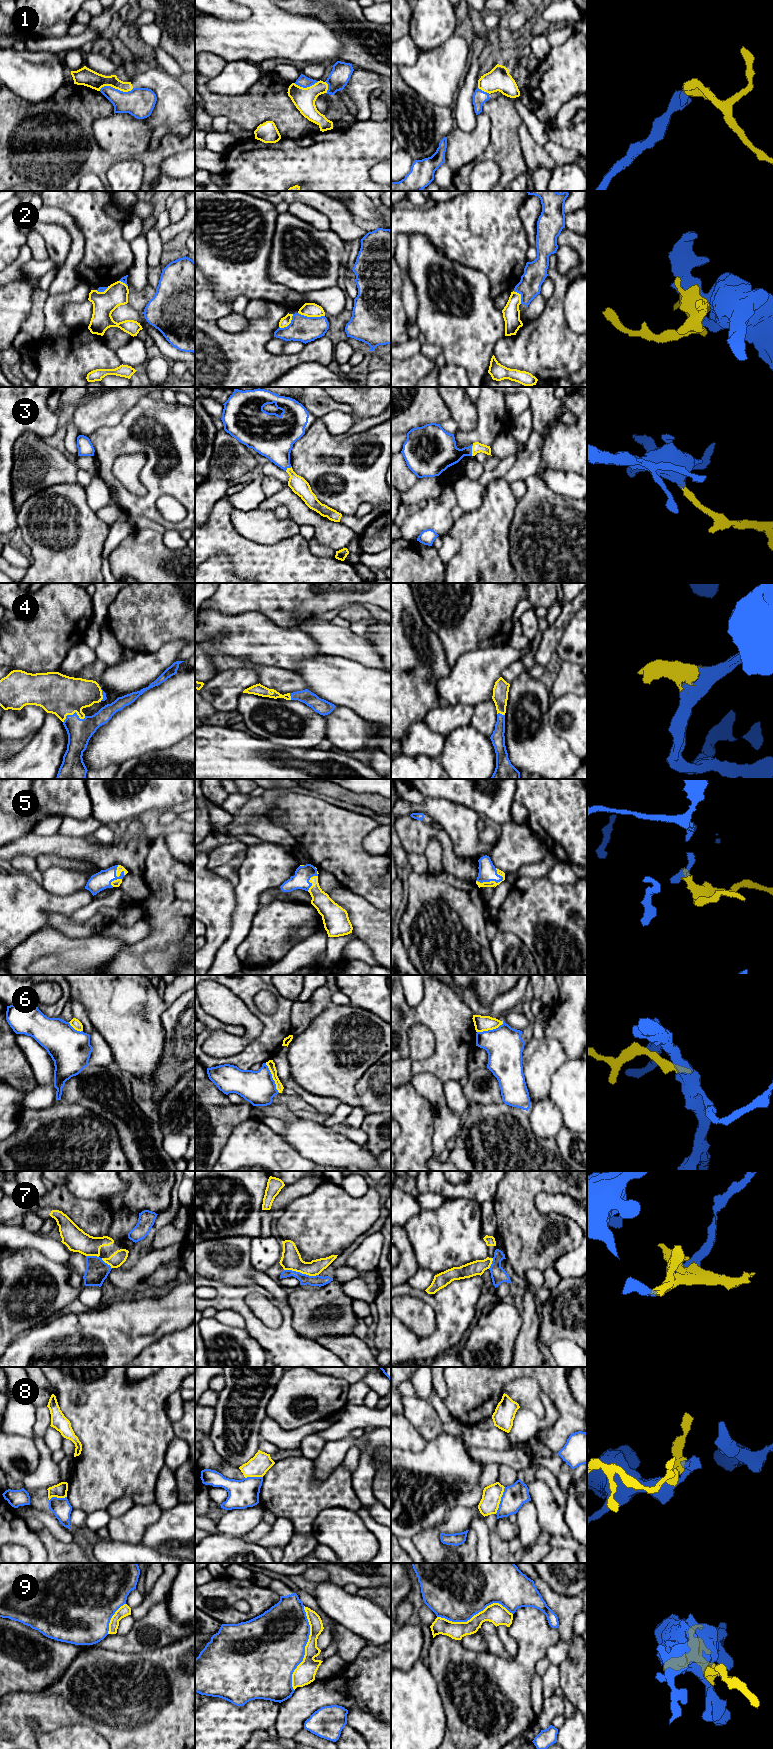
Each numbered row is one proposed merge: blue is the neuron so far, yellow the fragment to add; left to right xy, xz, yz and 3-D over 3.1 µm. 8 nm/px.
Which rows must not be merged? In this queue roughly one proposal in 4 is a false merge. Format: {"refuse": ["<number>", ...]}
{"refuse": ["1", "2", "6", "8", "9"]}

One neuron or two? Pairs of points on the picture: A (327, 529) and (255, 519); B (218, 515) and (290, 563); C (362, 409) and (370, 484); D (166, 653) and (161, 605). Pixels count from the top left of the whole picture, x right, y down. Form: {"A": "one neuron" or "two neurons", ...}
{"A": "two neurons", "B": "one neuron", "C": "two neurons", "D": "two neurons"}

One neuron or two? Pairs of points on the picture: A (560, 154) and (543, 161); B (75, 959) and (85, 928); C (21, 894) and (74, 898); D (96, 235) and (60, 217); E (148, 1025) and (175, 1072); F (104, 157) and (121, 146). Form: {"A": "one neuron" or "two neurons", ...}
{"A": "two neurons", "B": "two neurons", "C": "one neuron", "D": "two neurons", "E": "two neurons", "F": "two neurons"}

